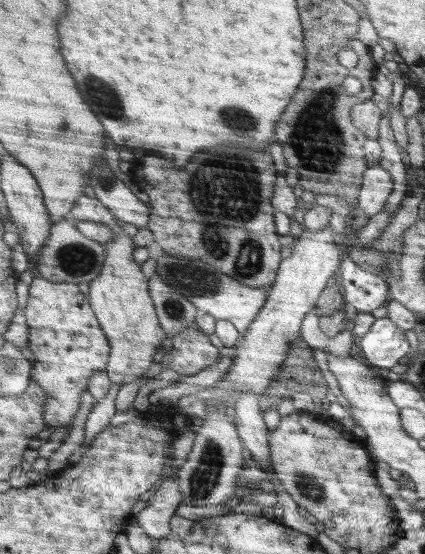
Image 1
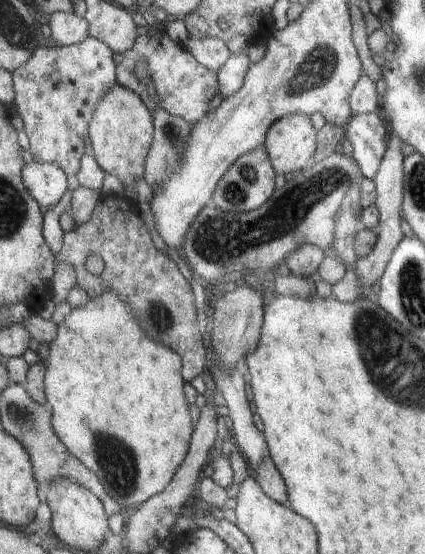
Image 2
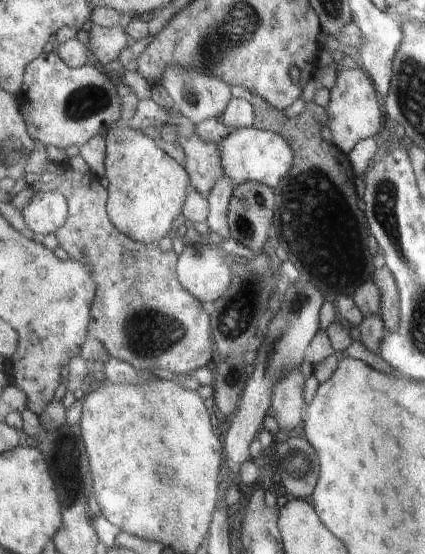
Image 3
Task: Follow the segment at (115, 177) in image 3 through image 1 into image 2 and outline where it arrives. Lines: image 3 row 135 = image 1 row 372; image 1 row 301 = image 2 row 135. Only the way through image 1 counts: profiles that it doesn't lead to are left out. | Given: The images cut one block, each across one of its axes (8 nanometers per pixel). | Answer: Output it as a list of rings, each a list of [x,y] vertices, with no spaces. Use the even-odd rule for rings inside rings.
[[[115,85],[107,95],[98,100],[89,123],[89,138],[94,159],[107,174],[116,176],[124,185],[123,196],[139,202],[135,189],[136,178],[143,177],[144,158],[148,158],[152,143],[152,116],[145,102],[134,92]]]

